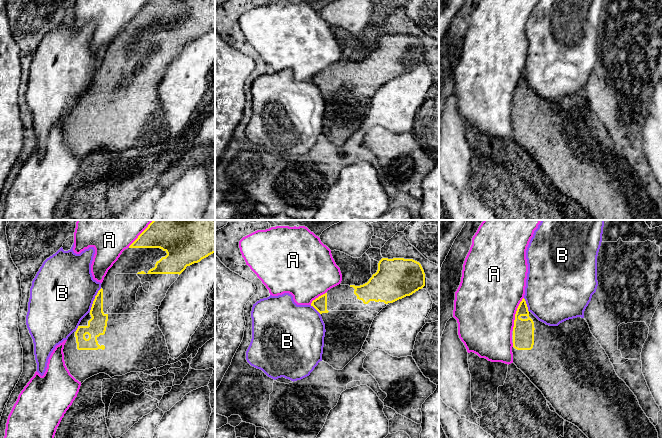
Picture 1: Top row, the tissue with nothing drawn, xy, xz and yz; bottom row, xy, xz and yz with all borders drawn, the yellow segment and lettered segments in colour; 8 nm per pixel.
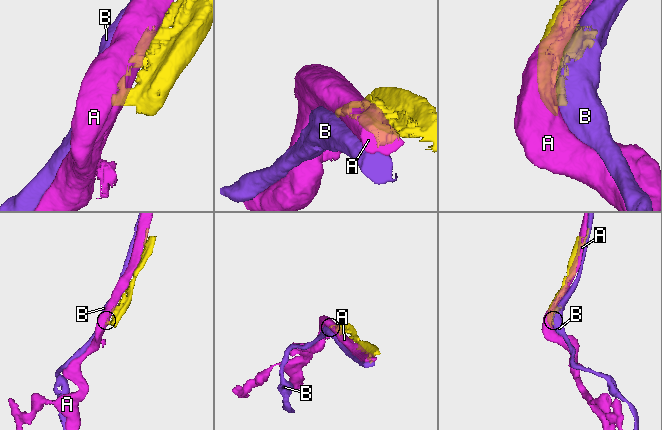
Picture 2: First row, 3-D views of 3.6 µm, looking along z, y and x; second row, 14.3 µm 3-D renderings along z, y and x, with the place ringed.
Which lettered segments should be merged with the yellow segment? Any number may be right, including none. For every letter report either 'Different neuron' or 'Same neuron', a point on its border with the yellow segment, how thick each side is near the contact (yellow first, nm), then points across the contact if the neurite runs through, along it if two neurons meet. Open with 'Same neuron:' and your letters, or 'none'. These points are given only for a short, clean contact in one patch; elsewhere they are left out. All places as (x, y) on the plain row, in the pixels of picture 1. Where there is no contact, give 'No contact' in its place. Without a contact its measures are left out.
Same neuron: none
A: Different neuron. Touches yellow at yz (515, 90). Thickness 180 nm (yellow) against 500 nm
B: Different neuron. Touches yellow at xy (94, 76). Thickness 150 nm (yellow) against 480 nm

